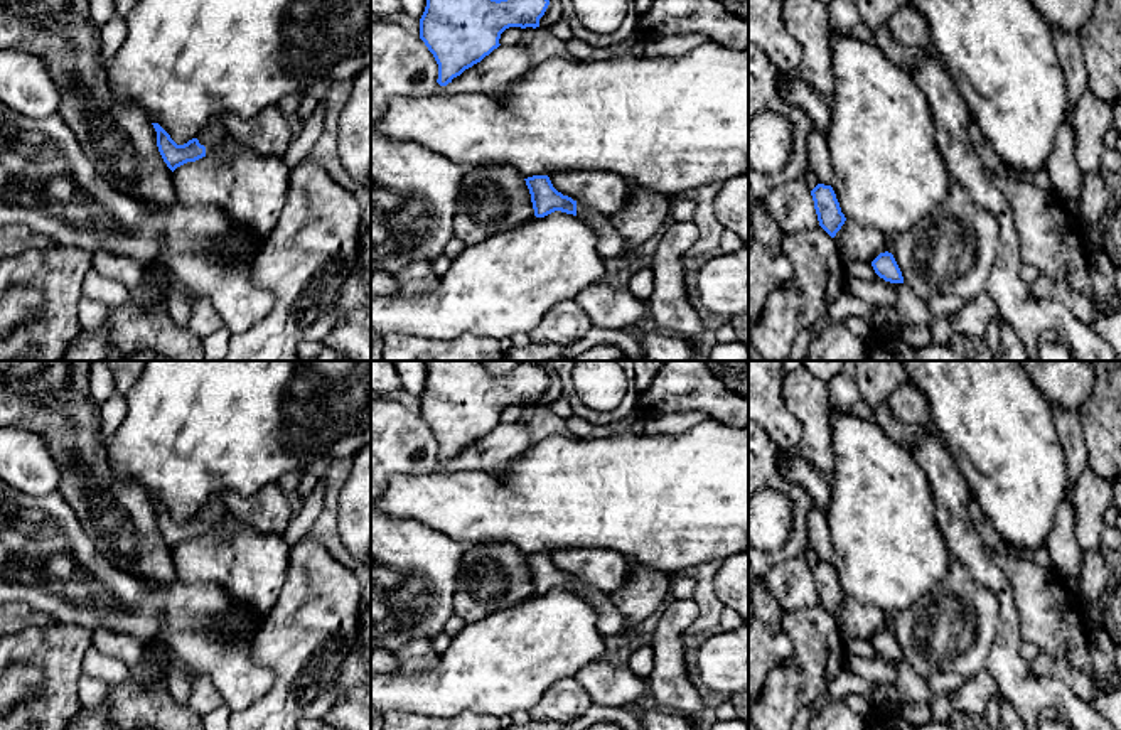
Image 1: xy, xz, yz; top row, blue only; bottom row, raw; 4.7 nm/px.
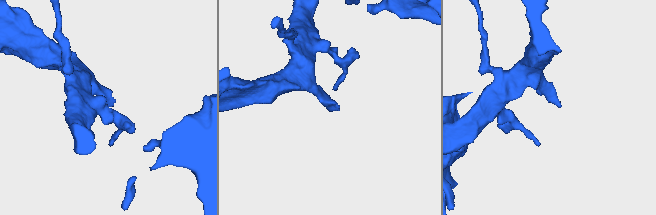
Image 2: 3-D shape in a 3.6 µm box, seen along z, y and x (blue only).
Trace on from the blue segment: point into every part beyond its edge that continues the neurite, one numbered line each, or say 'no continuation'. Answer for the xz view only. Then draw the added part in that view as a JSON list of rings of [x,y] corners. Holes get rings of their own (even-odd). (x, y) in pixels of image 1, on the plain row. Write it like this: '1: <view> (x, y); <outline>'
1: xz (611, 622); [[[577,580],[577,595],[580,595],[597,612],[597,625],[603,637],[622,636],[632,632],[636,627],[627,624],[609,593]]]

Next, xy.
1: xy (211, 515); [[[214,501],[206,504],[199,513],[197,518],[201,523],[206,524],[206,531],[211,531],[214,526],[217,526],[223,518],[229,513],[224,502]]]

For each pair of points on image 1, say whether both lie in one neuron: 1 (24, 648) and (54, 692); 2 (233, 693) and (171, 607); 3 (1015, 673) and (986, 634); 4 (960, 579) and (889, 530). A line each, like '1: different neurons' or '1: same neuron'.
1: same neuron
2: same neuron
3: different neurons
4: different neurons

